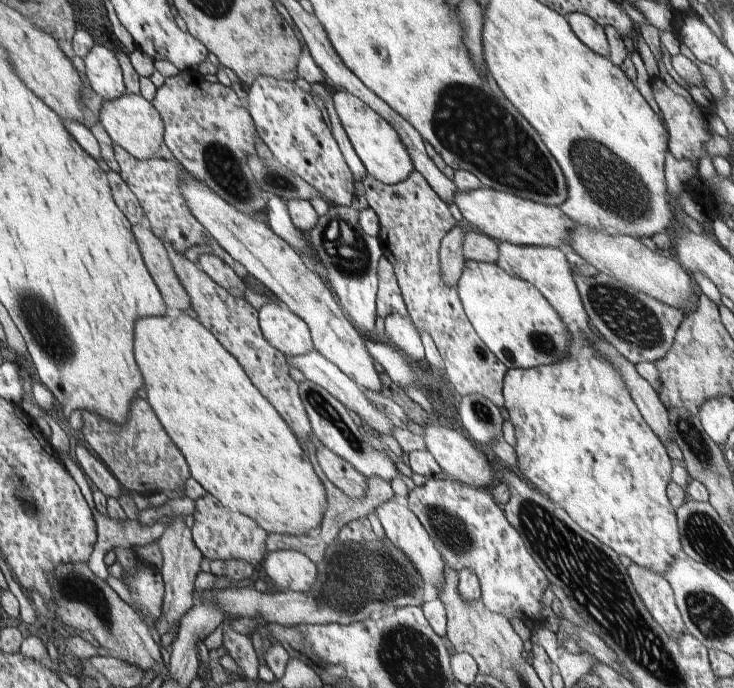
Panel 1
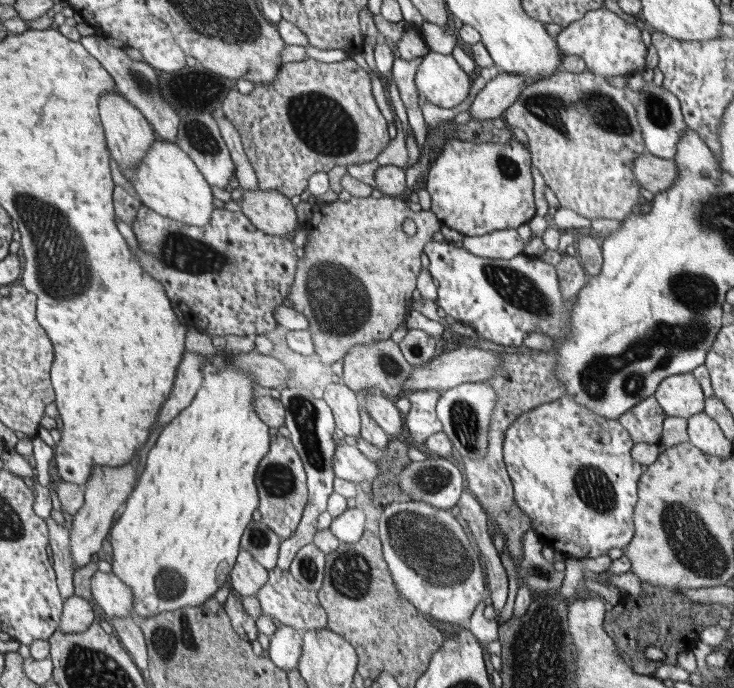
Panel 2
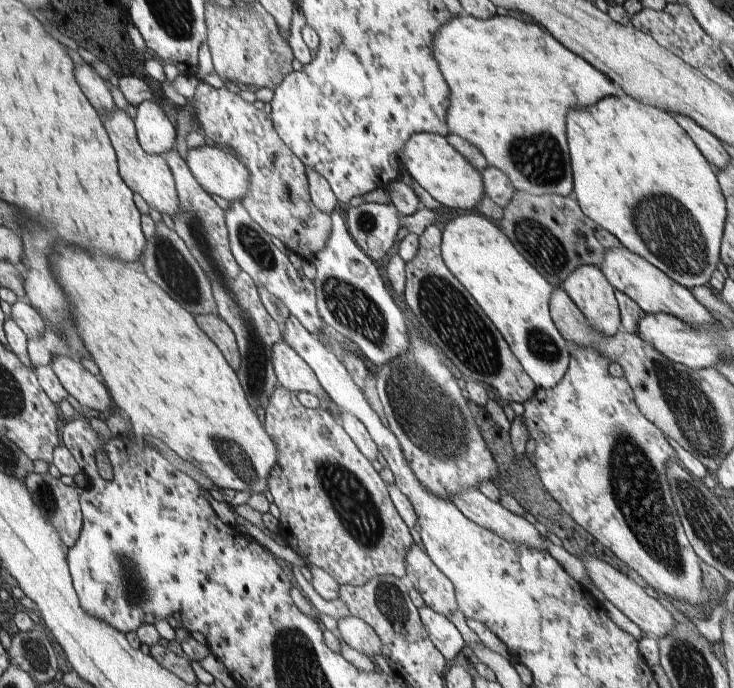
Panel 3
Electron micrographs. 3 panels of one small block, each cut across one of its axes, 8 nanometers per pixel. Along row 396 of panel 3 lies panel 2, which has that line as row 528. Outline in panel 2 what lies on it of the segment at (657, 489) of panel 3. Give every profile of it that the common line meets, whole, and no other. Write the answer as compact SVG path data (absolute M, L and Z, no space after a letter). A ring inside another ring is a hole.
M568 395L520 415L507 428L503 459L514 485L515 500L530 516L531 530L539 534L542 545L566 557L588 559L631 544L635 536L636 500L639 500L636 486L642 478L642 464L631 455L635 443L619 419L607 419L591 412Z

